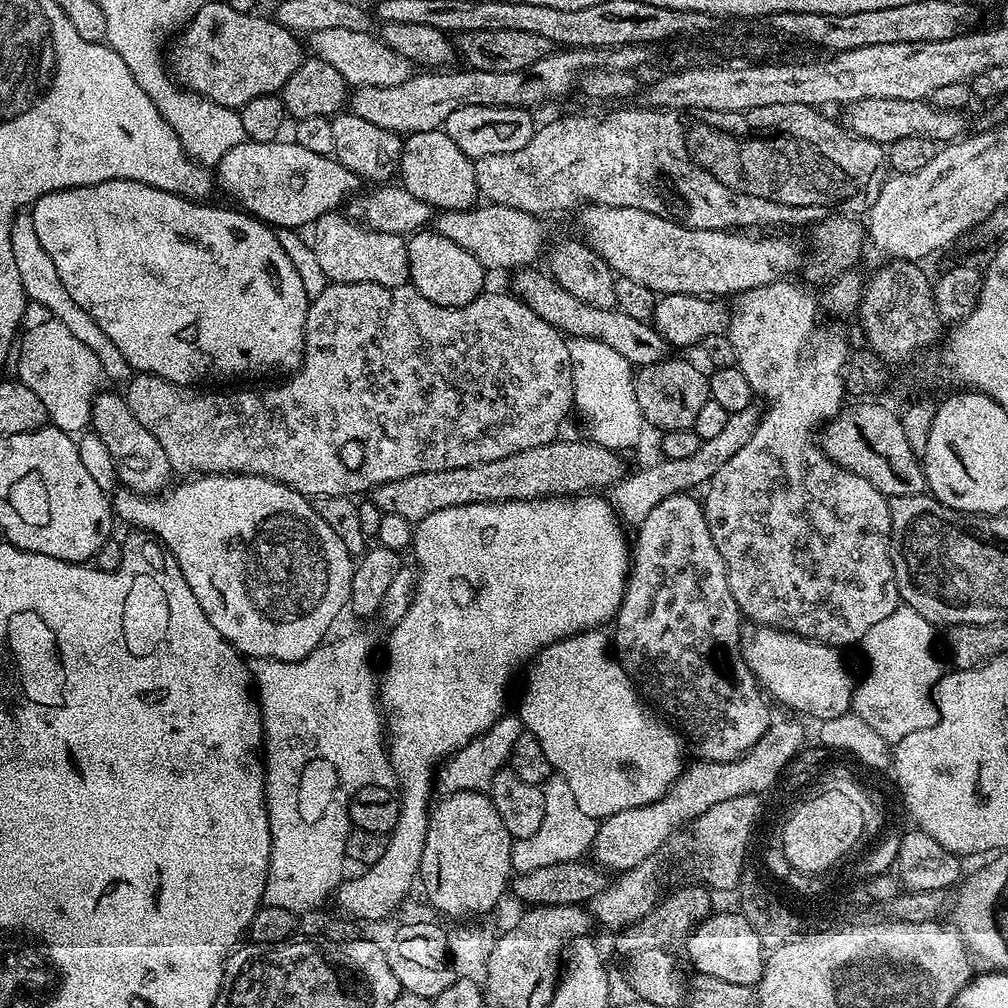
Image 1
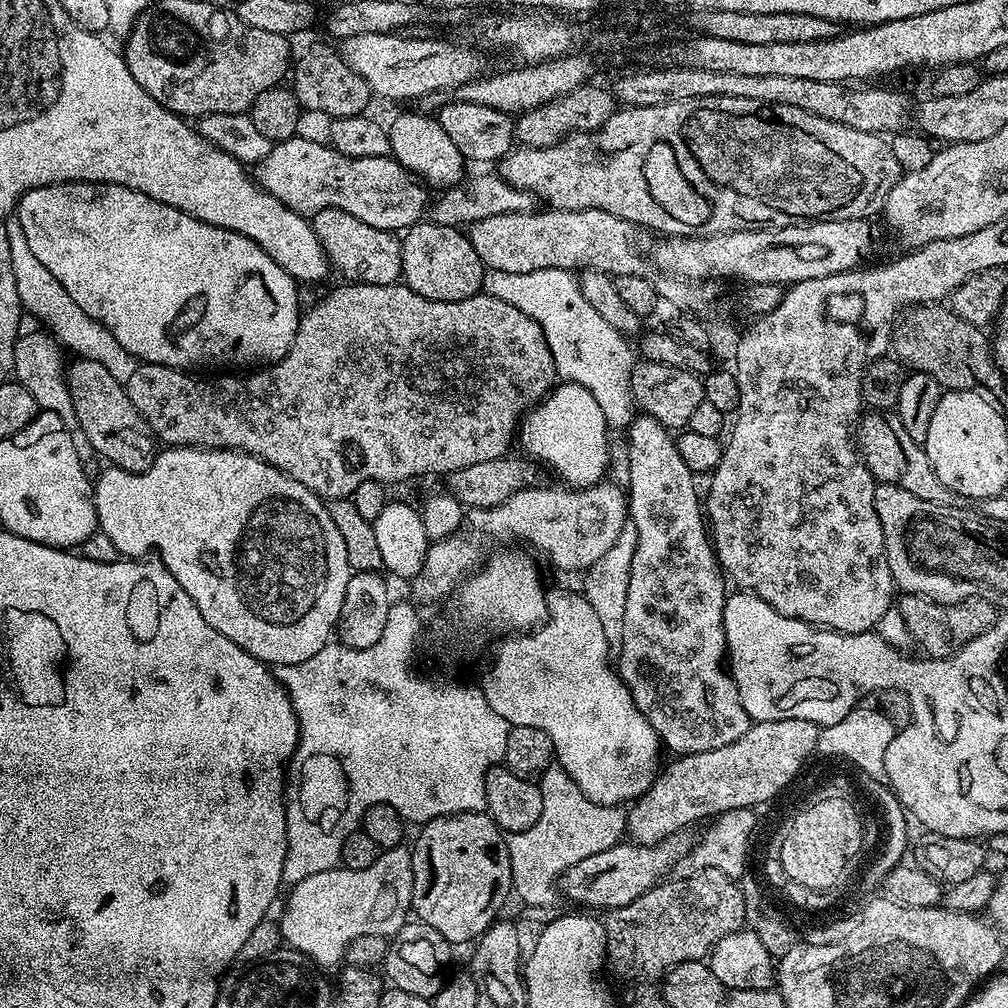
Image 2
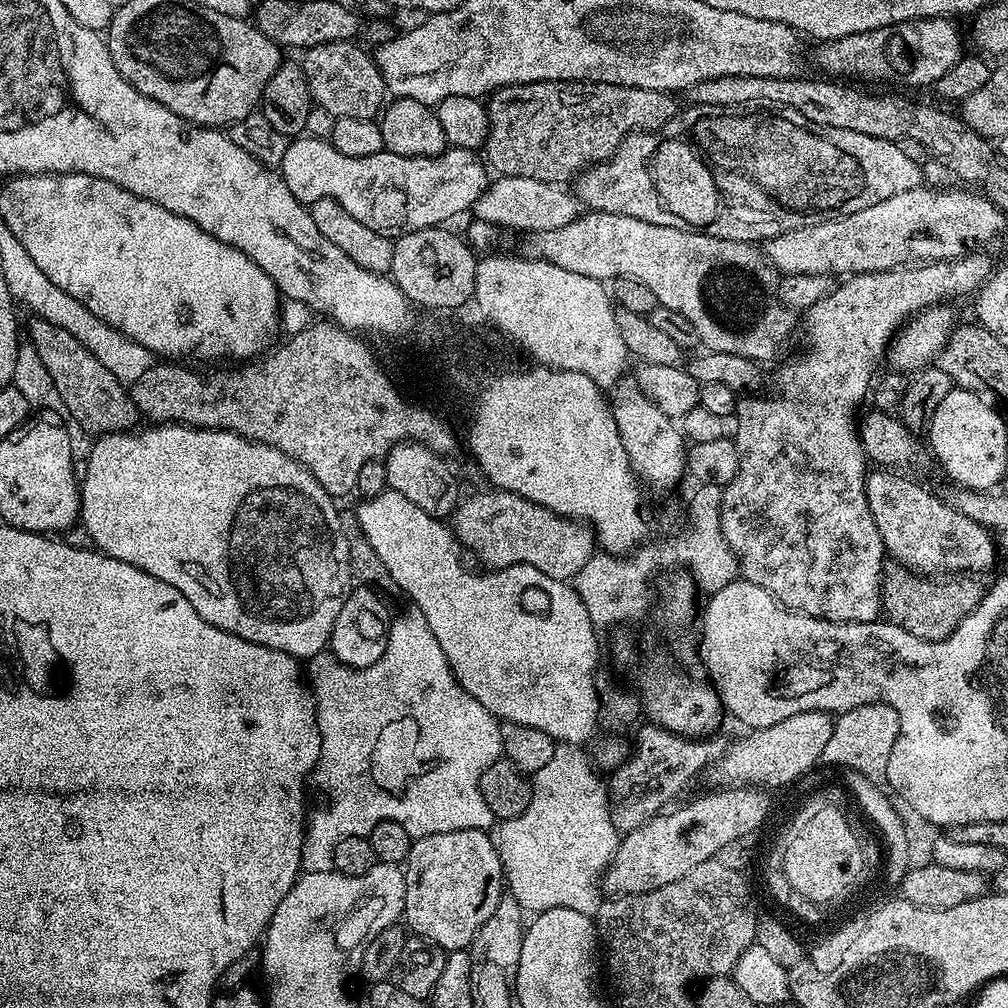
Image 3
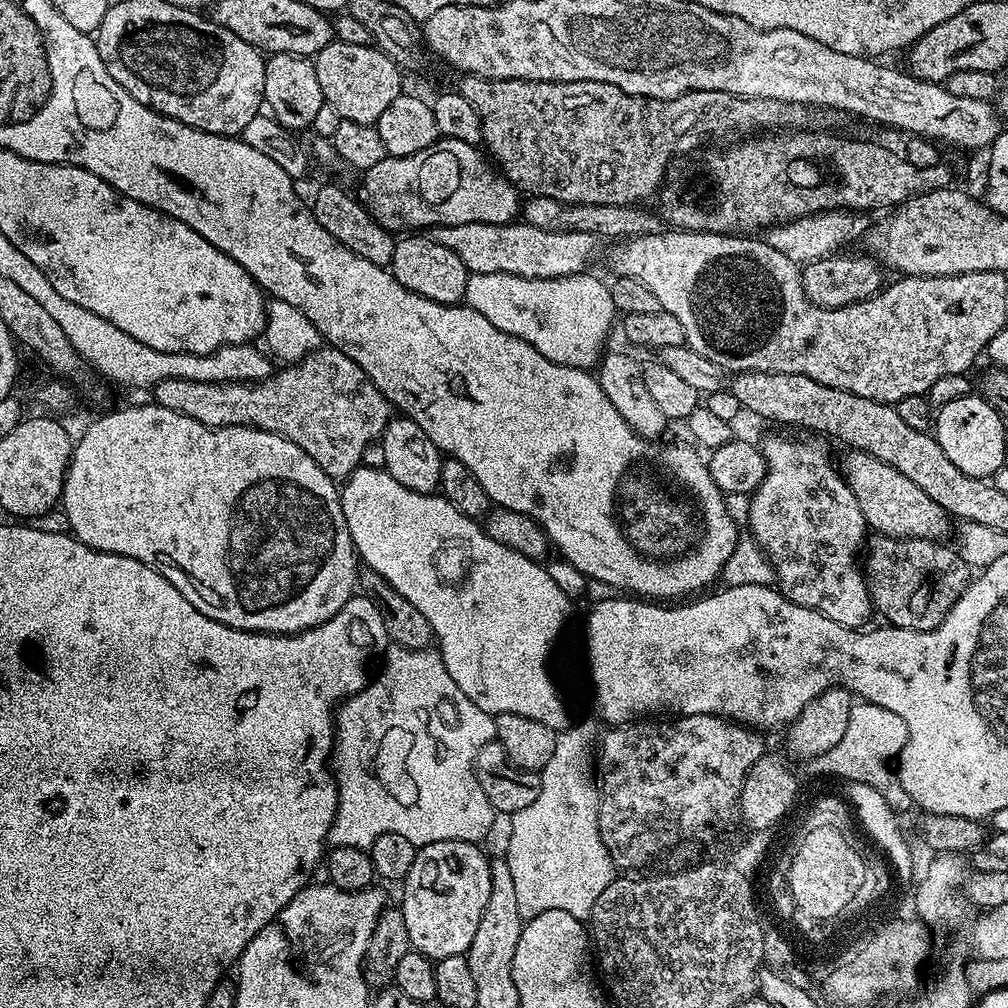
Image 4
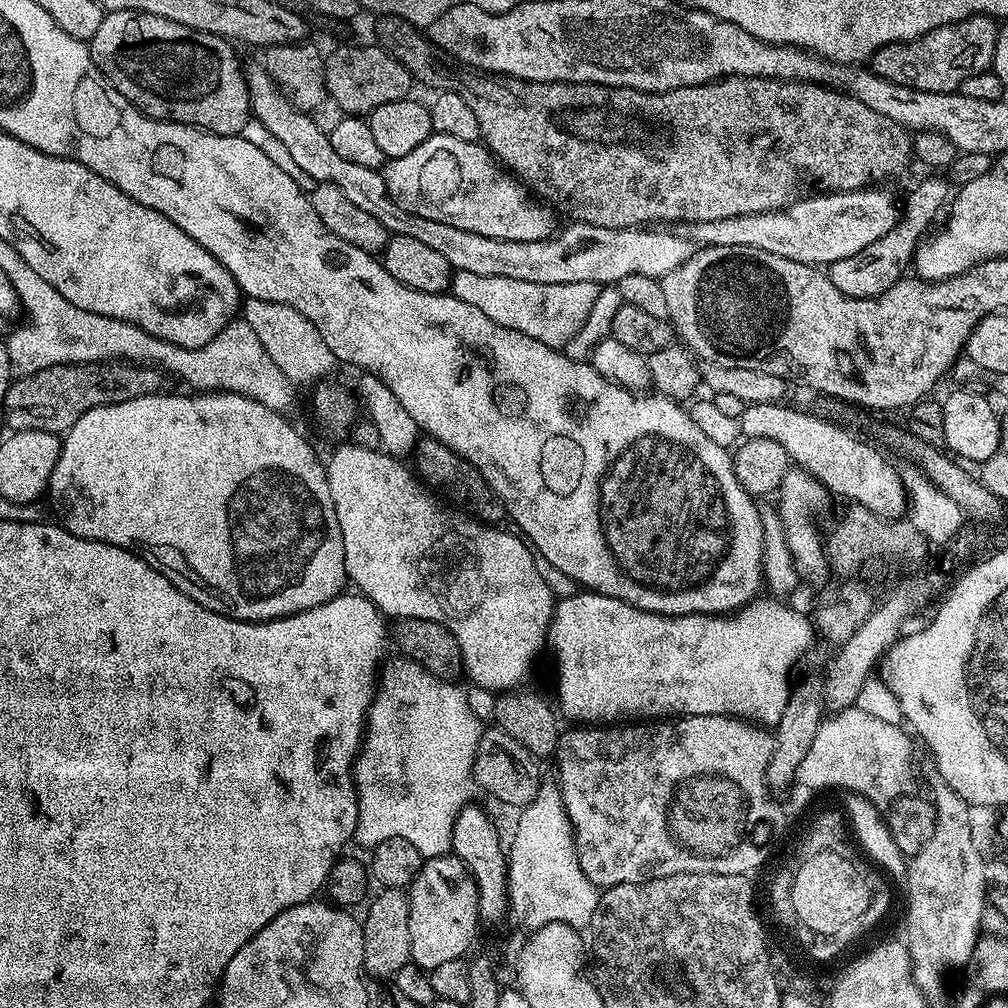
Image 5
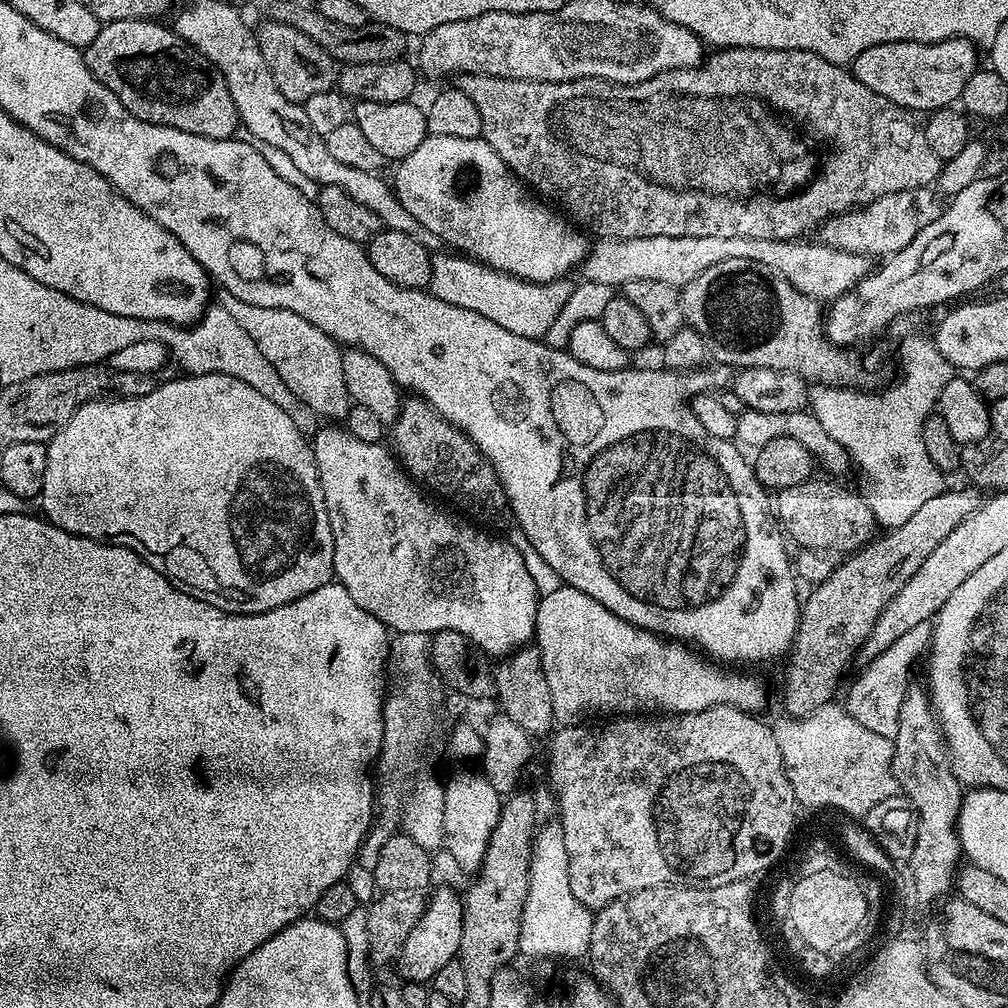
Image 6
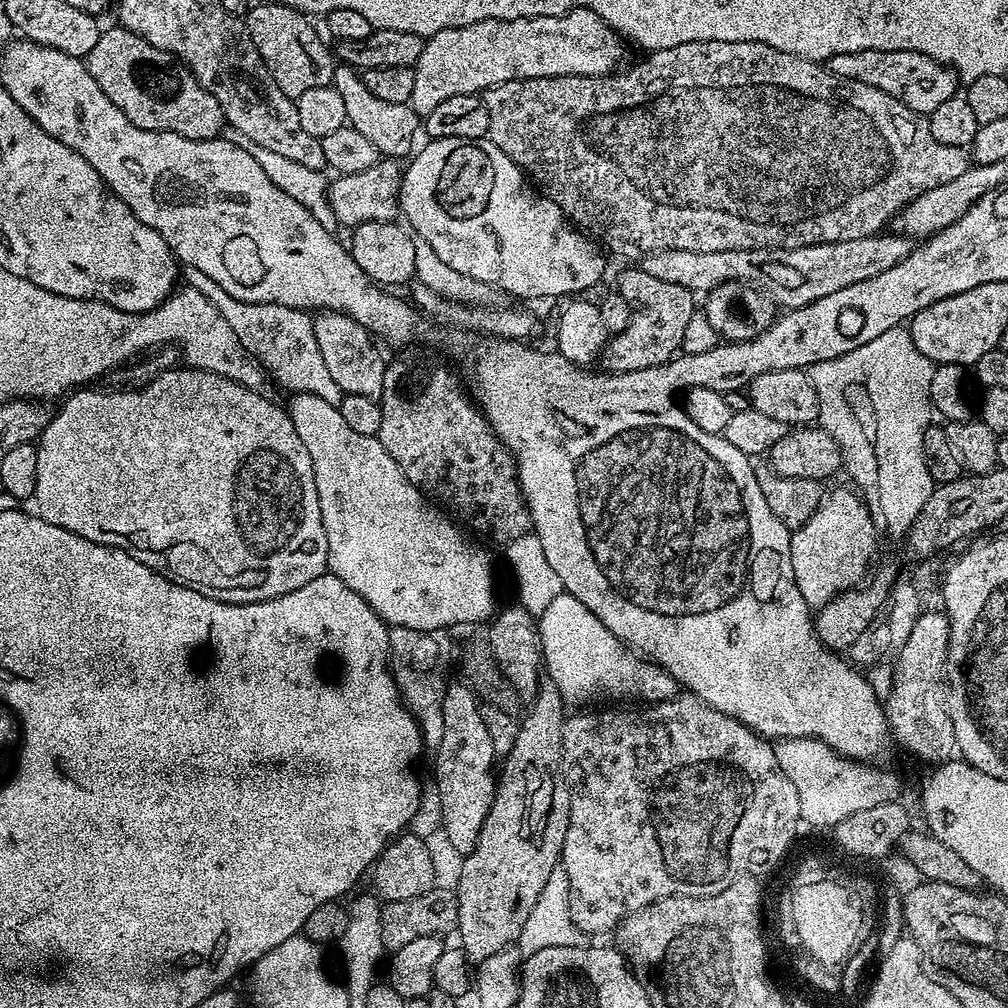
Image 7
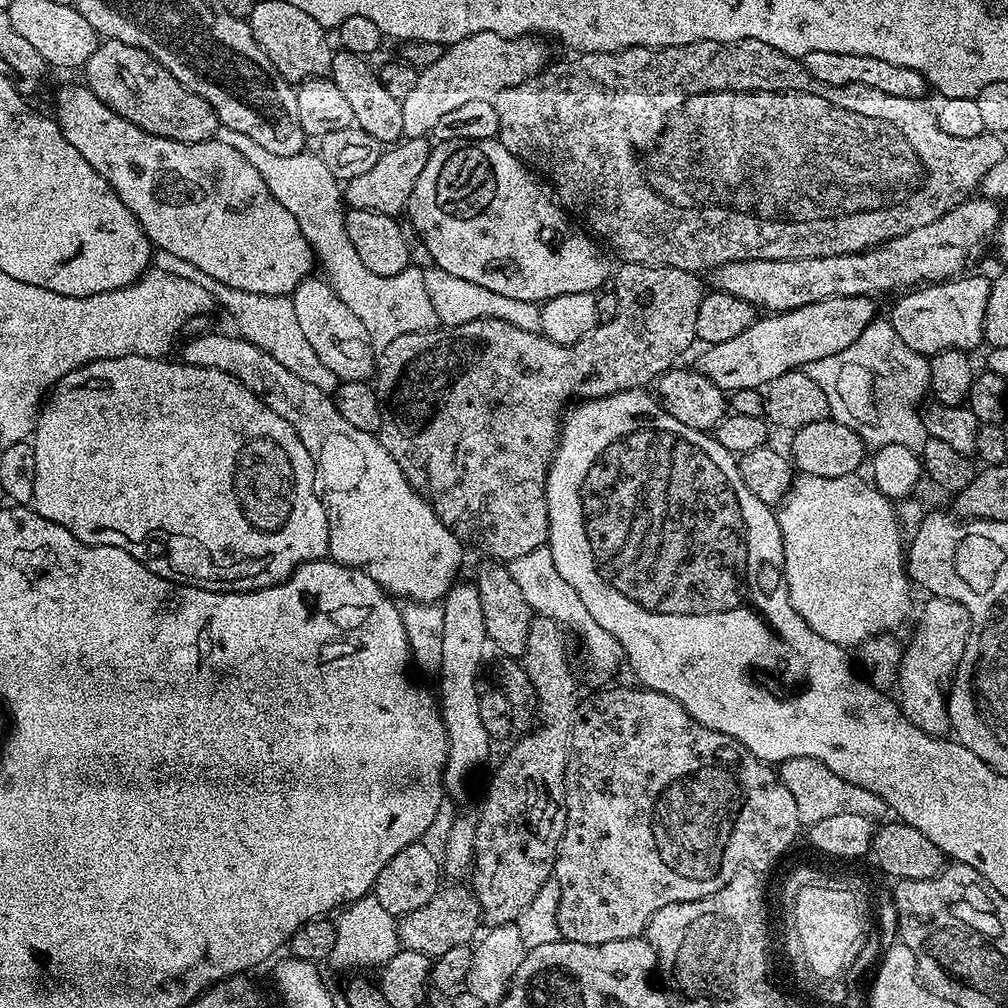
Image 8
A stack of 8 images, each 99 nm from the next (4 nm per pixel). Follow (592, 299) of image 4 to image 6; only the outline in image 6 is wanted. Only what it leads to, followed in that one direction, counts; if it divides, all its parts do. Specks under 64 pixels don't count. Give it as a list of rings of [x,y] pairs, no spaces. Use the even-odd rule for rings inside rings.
[[[463,254],[439,255],[432,257],[428,283],[432,295],[442,298],[442,302],[450,302],[450,306],[474,310],[474,314],[482,314],[482,318],[490,318],[490,322],[531,340],[546,336],[551,323],[558,318],[559,311],[570,298],[574,287],[573,281],[568,278],[539,284],[512,276],[508,272],[500,272],[497,268],[491,268],[488,264],[482,264],[479,260],[473,260]]]

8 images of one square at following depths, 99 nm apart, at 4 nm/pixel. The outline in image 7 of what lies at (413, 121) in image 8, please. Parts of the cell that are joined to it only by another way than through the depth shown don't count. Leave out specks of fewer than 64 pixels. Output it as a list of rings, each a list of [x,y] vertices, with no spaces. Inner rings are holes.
[[[576,8],[561,16],[483,20],[470,26],[443,28],[425,39],[422,58],[418,58],[414,68],[414,94],[410,103],[416,113],[426,114],[434,110],[434,106],[442,106],[446,98],[482,94],[487,88],[515,80],[547,76],[607,76],[625,63],[624,47],[626,44],[620,33],[589,8]]]

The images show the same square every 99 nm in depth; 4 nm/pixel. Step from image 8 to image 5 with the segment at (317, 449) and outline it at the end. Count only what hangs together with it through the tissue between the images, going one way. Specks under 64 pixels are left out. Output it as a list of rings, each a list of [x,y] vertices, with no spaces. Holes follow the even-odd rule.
[[[346,442],[341,448],[332,452],[332,457],[326,460],[330,498],[334,502],[334,514],[338,514],[338,526],[342,530],[342,550],[346,558],[348,580],[356,583],[359,595],[364,596],[371,604],[375,604],[381,613],[388,618],[405,620],[413,616],[419,620],[433,620],[449,628],[460,647],[460,658],[463,671],[480,688],[493,688],[493,693],[503,694],[509,690],[516,690],[528,676],[540,647],[545,647],[548,635],[548,623],[552,621],[554,597],[550,586],[538,574],[536,556],[523,535],[515,531],[503,532],[500,526],[489,526],[467,514],[461,514],[451,507],[445,506],[417,477],[407,463],[401,462],[397,457],[389,456],[383,450],[364,449],[353,442]]]

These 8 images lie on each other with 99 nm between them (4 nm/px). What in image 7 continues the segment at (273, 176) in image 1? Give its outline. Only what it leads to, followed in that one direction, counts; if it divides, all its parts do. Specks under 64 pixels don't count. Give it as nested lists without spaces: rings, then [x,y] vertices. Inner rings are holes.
[[[442,138],[441,140],[429,139],[427,143],[428,145],[420,153],[417,151],[407,161],[409,164],[406,164],[403,169],[404,177],[400,183],[400,210],[407,227],[424,244],[432,247],[434,254],[438,254],[438,258],[442,258],[442,262],[446,262],[446,266],[450,266],[450,270],[458,270],[458,274],[466,274],[468,278],[474,278],[478,282],[488,285],[489,289],[501,288],[502,291],[509,292],[512,296],[521,296],[524,300],[544,300],[547,296],[564,296],[563,298],[566,298],[571,294],[582,294],[585,293],[582,291],[594,287],[603,278],[605,253],[602,251],[601,245],[591,235],[585,234],[577,228],[549,196],[537,191],[526,179],[523,170],[506,154],[502,154],[502,150],[498,150],[498,146],[494,146],[492,140],[487,138],[479,140],[474,138]]]

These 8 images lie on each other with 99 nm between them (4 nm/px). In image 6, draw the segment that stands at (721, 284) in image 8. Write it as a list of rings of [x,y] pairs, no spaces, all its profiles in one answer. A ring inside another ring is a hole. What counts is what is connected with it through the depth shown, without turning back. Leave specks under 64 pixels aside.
[[[655,236],[654,238],[630,238],[629,240],[613,240],[611,238],[600,238],[588,249],[588,255],[584,257],[582,271],[583,279],[590,282],[606,283],[613,286],[623,286],[626,282],[666,282],[670,286],[683,289],[684,285],[694,282],[702,270],[714,266],[714,262],[726,262],[726,258],[750,258],[754,262],[762,262],[770,266],[794,290],[806,294],[810,298],[821,302],[831,302],[838,299],[842,294],[850,291],[857,282],[863,280],[869,272],[873,271],[874,264],[869,257],[862,254],[854,254],[846,250],[838,250],[830,247],[829,244],[813,242],[804,244],[803,239],[799,240],[767,240],[766,238],[694,238],[683,236],[682,238],[666,238]]]

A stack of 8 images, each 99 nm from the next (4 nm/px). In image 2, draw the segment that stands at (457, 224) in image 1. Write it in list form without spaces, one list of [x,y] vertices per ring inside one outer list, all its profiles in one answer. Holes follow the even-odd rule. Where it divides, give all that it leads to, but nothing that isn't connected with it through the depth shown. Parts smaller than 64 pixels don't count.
[[[548,208],[535,212],[519,212],[518,214],[494,214],[494,218],[484,218],[482,222],[471,225],[467,229],[468,241],[478,250],[478,258],[484,264],[485,269],[492,272],[505,272],[506,274],[530,274],[534,270],[546,270],[547,268],[566,268],[569,270],[591,270],[593,272],[604,272],[613,278],[622,274],[641,275],[644,269],[644,248],[640,245],[641,229],[635,224],[626,222],[614,214],[606,214],[606,210],[562,210],[561,208]]]

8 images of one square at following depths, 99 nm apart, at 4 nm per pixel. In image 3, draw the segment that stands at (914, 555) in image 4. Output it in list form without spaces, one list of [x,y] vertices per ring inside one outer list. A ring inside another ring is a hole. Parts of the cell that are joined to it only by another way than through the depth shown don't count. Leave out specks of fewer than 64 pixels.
[[[889,563],[880,581],[880,603],[883,615],[887,623],[914,634],[914,638],[944,640],[960,625],[962,618],[970,615],[980,604],[982,588],[972,584],[972,580],[973,577],[968,574],[961,575],[959,578],[925,578],[921,573],[905,568],[903,564]]]

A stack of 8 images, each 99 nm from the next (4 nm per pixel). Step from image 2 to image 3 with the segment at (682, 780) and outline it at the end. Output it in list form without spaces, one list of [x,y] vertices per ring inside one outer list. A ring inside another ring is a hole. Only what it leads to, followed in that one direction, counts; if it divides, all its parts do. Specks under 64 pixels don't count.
[[[803,712],[785,718],[783,722],[774,722],[774,726],[749,731],[744,734],[748,736],[742,737],[737,744],[729,743],[723,754],[711,765],[710,773],[712,772],[713,781],[717,785],[724,780],[736,781],[736,783],[756,781],[756,783],[776,784],[792,779],[796,773],[804,772],[812,760],[816,760],[816,755],[819,755],[825,741],[830,740],[830,736],[834,734],[835,726],[836,721],[828,712]]]

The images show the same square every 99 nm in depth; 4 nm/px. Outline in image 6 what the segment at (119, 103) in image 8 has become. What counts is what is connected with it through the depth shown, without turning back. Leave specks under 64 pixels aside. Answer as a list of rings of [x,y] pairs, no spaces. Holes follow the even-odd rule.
[[[123,20],[110,22],[101,27],[98,38],[83,49],[86,66],[126,106],[130,114],[134,114],[142,122],[170,126],[178,130],[186,130],[186,134],[198,134],[202,138],[230,140],[241,127],[238,106],[234,106],[234,98],[230,98],[230,90],[217,70],[197,48],[185,42],[171,27],[163,28],[160,22],[150,20]]]

